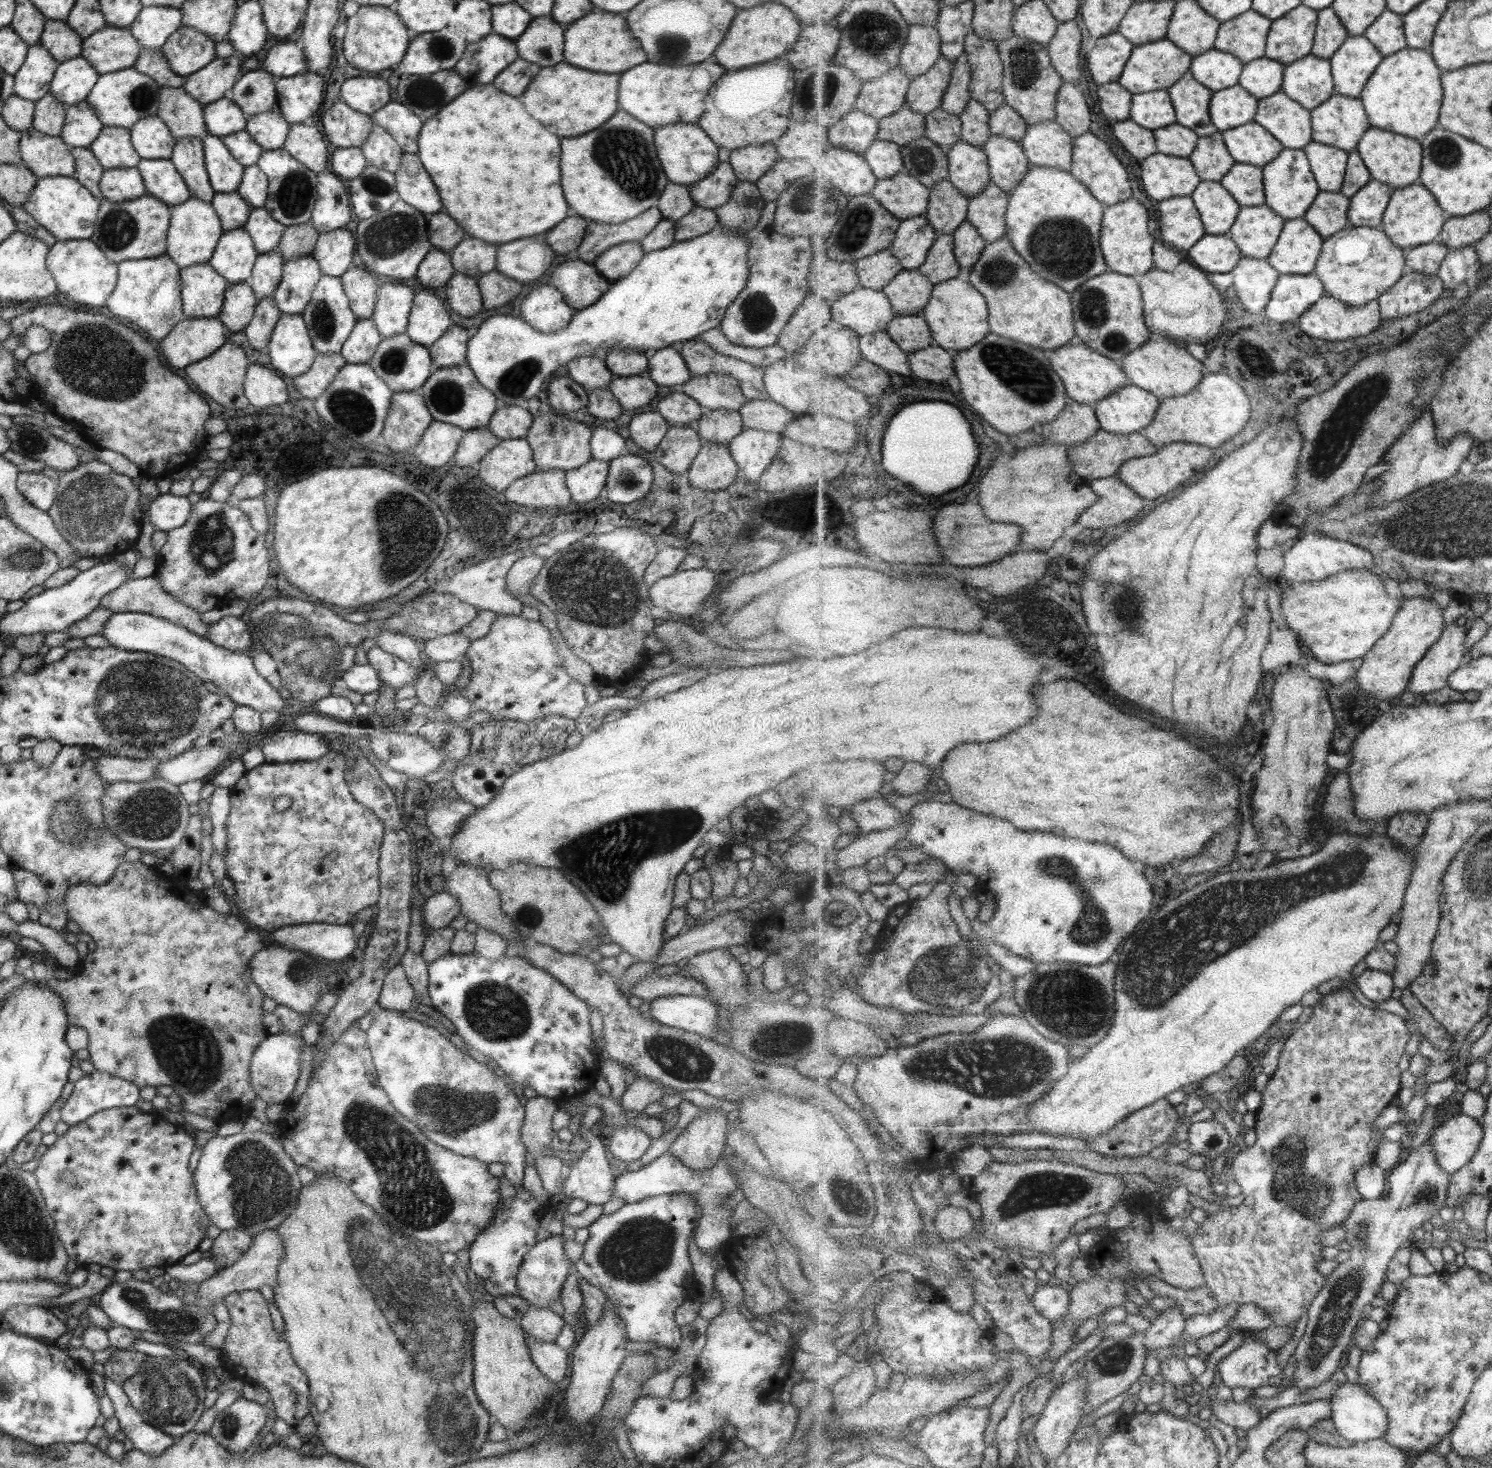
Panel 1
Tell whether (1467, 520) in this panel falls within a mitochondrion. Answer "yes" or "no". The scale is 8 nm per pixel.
yes

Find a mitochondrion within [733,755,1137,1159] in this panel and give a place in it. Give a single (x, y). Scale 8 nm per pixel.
(996, 1067)

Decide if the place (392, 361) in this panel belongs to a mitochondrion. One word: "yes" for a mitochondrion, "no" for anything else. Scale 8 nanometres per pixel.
yes

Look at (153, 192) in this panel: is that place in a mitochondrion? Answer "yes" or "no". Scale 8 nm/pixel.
no

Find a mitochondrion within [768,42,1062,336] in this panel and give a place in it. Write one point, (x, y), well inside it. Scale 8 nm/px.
(858, 223)

